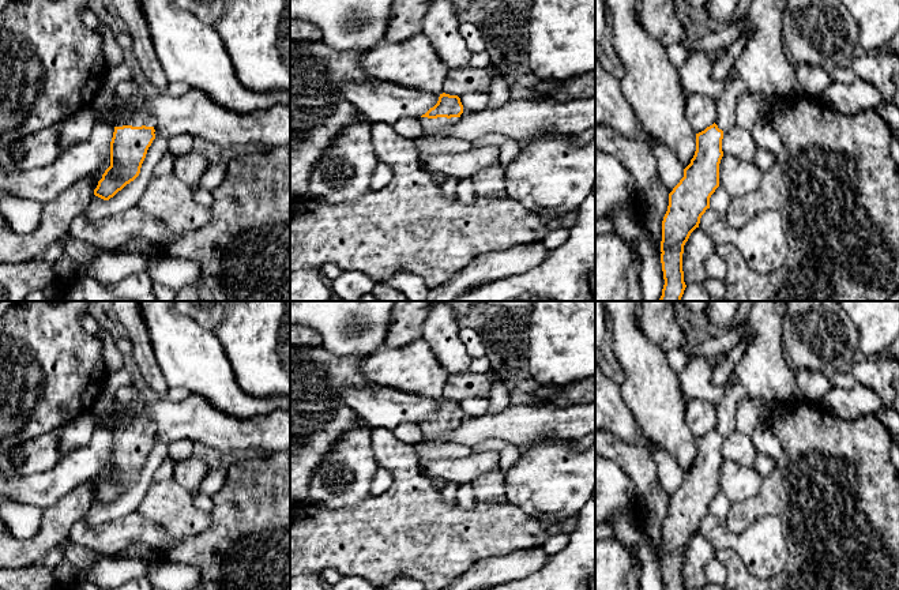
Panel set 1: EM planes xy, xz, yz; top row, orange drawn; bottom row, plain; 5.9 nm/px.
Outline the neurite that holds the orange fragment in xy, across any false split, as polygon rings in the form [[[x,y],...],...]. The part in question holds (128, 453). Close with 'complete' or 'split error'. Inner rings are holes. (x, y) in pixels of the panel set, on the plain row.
[[[136,383],[140,391],[131,401],[116,405],[110,471],[94,495],[94,500],[104,506],[113,503],[139,481],[147,455],[155,444],[155,424],[144,407],[148,401],[142,392],[142,383]]] | split error

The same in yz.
[[[753,301],[748,322],[755,339],[746,347],[725,383],[725,394],[715,403],[715,428],[696,439],[696,456],[684,482],[669,499],[662,526],[661,568],[665,590],[685,590],[684,550],[710,514],[710,503],[719,492],[723,437],[736,432],[736,412],[744,398],[761,403],[794,403],[805,399],[787,367],[782,331],[785,301]]] | split error

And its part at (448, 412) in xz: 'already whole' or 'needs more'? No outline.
needs more

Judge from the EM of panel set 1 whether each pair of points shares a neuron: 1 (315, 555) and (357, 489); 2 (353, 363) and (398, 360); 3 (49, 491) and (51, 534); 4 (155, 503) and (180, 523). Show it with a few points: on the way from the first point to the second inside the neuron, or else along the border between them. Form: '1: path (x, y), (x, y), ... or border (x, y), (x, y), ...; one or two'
1: border (371, 495), (353, 504), (335, 507), (315, 504); two
2: border (364, 357), (361, 372), (375, 383); two
3: border (76, 488), (42, 510); two
4: path (161, 504), (175, 518); one

